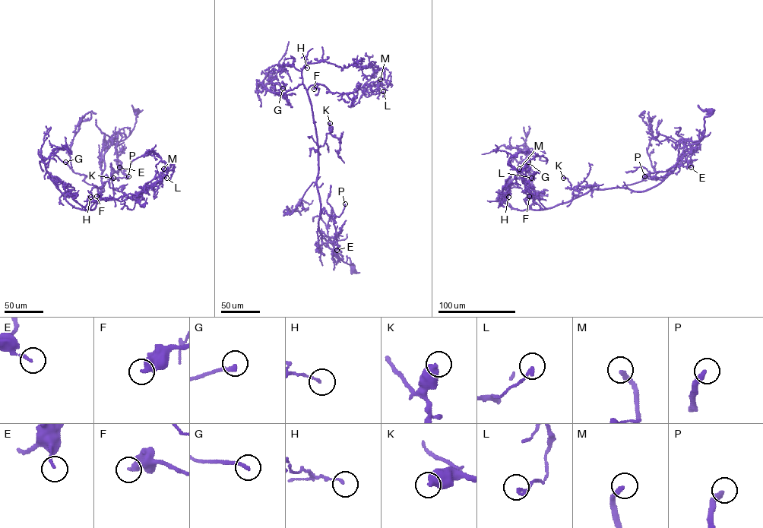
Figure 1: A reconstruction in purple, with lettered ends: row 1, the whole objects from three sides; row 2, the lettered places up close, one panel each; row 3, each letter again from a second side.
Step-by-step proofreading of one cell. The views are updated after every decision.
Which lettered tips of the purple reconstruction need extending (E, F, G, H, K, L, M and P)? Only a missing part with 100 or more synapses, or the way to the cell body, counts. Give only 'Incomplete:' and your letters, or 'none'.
Incomplete: M, P

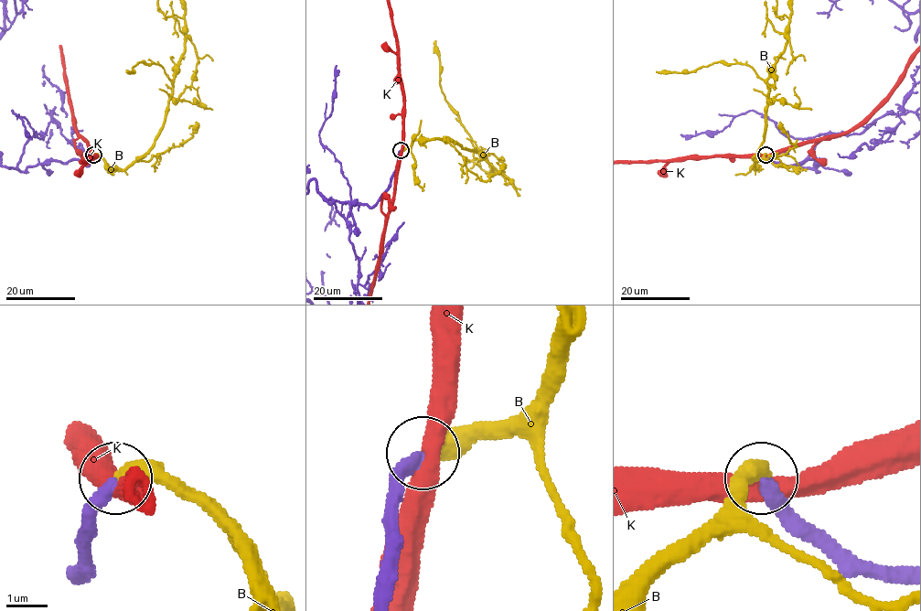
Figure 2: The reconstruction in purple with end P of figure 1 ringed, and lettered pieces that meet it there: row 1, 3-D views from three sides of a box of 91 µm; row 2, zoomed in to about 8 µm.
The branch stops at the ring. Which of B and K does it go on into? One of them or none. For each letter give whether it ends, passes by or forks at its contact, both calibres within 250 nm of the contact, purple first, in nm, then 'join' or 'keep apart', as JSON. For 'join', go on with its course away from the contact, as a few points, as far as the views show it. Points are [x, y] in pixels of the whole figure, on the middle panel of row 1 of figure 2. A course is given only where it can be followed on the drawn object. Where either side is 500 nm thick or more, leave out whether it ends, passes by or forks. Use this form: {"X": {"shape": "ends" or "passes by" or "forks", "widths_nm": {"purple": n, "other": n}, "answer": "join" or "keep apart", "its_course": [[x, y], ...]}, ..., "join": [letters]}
{"B": {"shape": "ends", "widths_nm": {"purple": 360, "other": 440}, "answer": "join"}, "K": {"shape": "passes by", "widths_nm": {"purple": 380, "other": 460}, "answer": "keep apart"}, "join": ["B"]}

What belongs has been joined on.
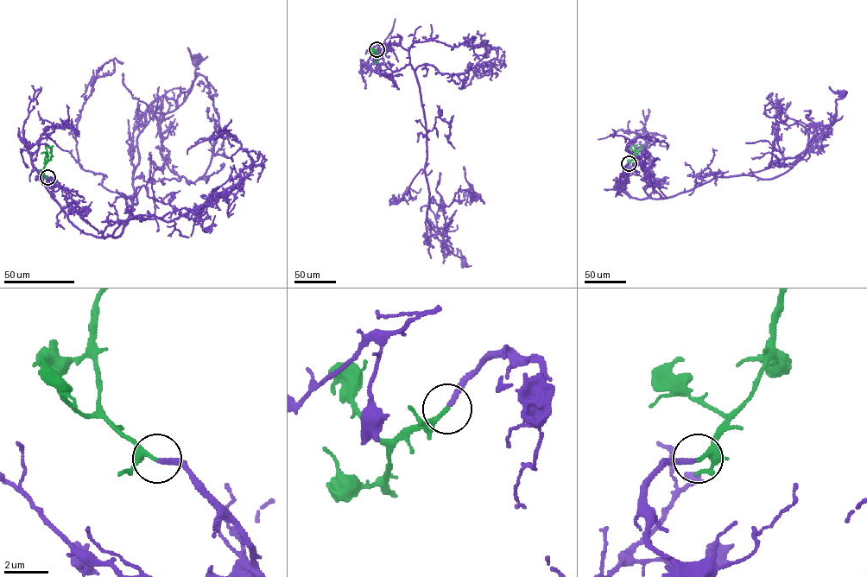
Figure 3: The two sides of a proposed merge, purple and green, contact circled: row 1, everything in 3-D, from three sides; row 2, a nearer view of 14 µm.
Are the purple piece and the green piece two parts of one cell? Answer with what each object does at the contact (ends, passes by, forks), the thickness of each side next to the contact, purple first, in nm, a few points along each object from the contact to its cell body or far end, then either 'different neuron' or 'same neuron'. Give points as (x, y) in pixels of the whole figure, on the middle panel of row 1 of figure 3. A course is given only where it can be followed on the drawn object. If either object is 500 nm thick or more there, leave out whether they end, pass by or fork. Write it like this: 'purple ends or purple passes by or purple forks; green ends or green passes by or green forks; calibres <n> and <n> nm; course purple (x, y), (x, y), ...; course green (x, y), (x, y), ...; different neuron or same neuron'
purple ends; green ends; calibres 200 and 200 nm; course purple (376, 49), (396, 43), (408, 51), (425, 119), (429, 229), (442, 237), (454, 255), (464, 256), (465, 263); course green (376, 49), (375, 63), (377, 61); same neuron

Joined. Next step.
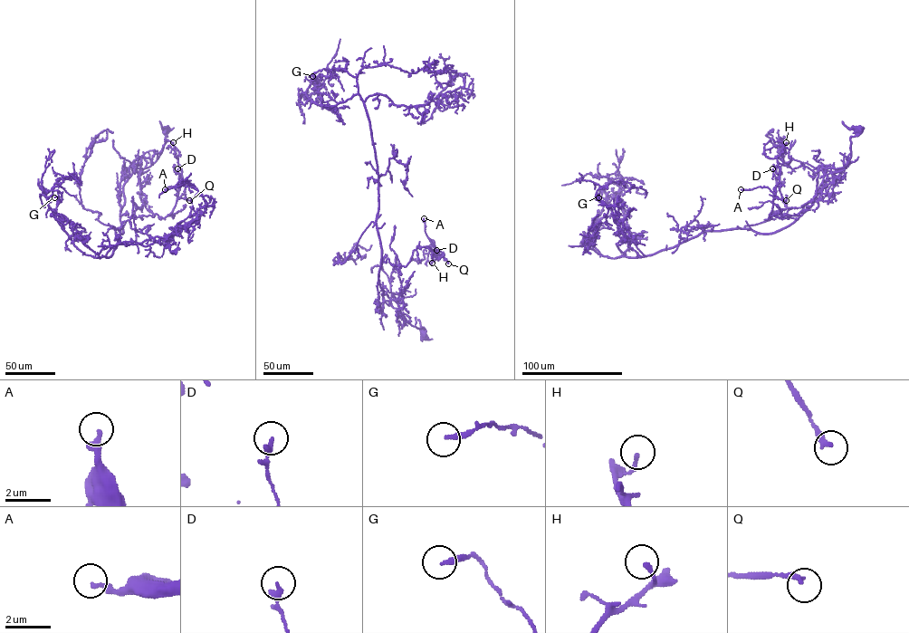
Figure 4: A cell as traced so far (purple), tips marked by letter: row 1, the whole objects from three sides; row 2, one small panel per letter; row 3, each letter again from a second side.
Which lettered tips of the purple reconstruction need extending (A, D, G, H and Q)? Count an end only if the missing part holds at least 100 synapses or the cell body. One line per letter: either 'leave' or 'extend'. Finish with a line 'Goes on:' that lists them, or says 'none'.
A: leave
D: leave
G: leave
H: leave
Q: leave
Goes on: none

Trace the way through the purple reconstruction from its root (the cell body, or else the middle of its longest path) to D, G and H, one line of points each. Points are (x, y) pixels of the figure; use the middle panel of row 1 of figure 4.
D: (425, 336), (381, 293), (378, 270), (387, 258), (405, 266), (417, 247), (440, 256), (436, 250)
G: (425, 336), (381, 293), (377, 166), (357, 79), (341, 68), (317, 82), (312, 76)
H: (425, 336), (381, 293), (378, 272), (387, 258), (405, 266), (417, 247), (436, 250), (432, 263)

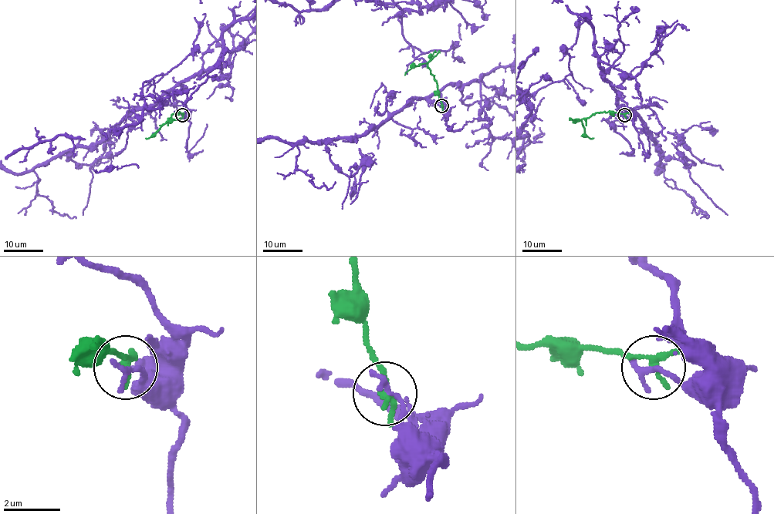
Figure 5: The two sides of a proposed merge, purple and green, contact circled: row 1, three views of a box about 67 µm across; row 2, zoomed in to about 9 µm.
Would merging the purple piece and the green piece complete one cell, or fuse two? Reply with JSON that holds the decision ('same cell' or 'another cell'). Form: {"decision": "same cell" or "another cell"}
{"decision": "another cell"}

